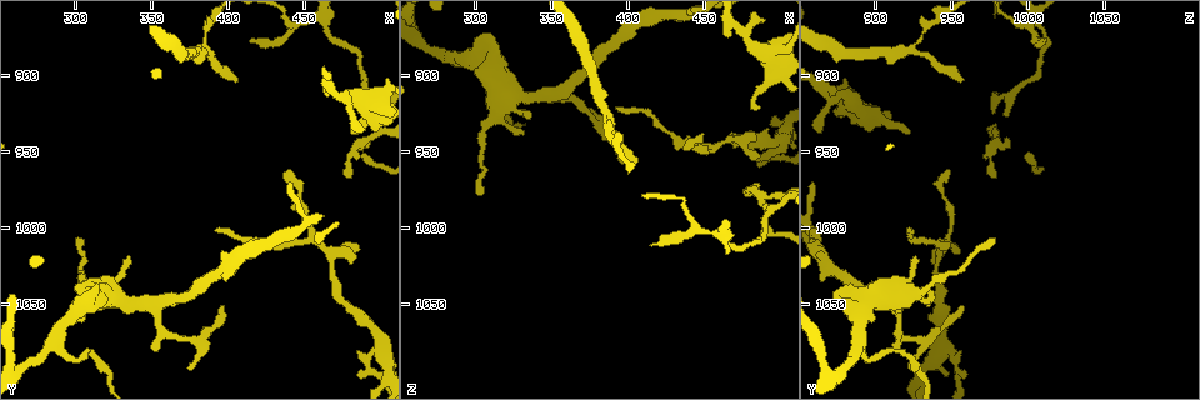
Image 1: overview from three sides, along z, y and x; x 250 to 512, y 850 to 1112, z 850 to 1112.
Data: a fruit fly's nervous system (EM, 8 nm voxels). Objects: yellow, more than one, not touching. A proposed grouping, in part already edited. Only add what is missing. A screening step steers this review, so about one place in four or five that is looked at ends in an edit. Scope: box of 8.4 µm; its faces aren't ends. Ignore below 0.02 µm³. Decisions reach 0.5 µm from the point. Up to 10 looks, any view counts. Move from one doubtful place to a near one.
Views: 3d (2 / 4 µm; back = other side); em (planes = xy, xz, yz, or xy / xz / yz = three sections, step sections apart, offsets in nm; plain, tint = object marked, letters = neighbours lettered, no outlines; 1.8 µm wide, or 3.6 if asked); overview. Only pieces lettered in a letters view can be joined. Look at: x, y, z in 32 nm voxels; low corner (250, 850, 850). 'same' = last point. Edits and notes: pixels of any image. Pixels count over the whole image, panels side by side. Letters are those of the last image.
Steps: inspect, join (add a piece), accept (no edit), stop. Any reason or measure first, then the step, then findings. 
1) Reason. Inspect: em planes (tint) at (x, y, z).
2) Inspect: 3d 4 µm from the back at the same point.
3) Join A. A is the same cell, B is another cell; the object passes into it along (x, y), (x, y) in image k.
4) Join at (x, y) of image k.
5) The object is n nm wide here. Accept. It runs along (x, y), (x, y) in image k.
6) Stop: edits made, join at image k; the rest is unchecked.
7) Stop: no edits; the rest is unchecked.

Calibre changes. Inspect: 3d 2 µm at (308, 1050, 880).

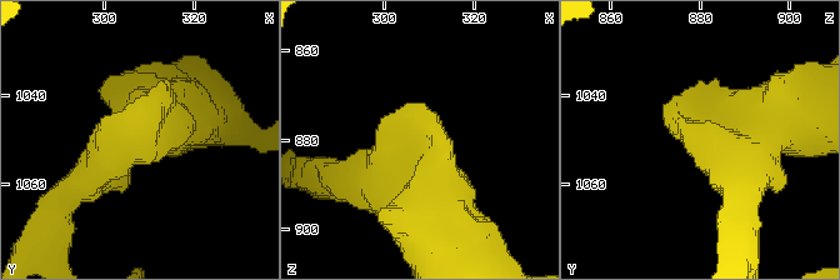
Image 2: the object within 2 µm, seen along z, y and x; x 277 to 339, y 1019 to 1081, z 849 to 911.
Need the tissue. Inspect: em xz step 8 (tint) at (308, 1050, 880).

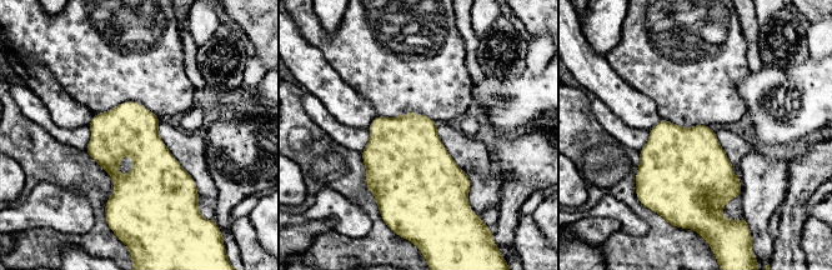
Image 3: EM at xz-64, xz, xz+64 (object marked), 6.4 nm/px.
Another direction. Inspect: em planes (letters) at the same point.

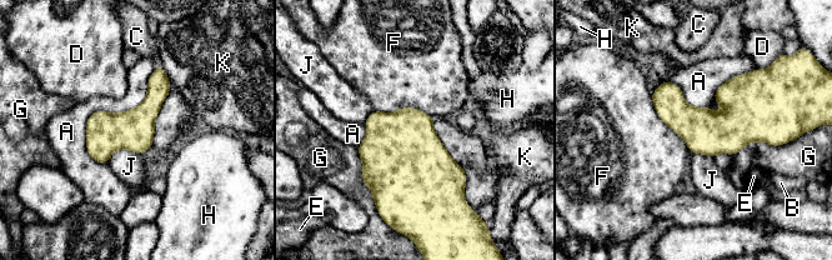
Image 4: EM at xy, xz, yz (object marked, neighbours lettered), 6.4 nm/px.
The longest contact is with A, 750 nm. Accept. A, B, C, D, E, F, G, H, J and K are other cells; no lettered piece goes on from it.

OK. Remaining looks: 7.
An open end. Inspect: em planes (letters) at (408, 904, 954).

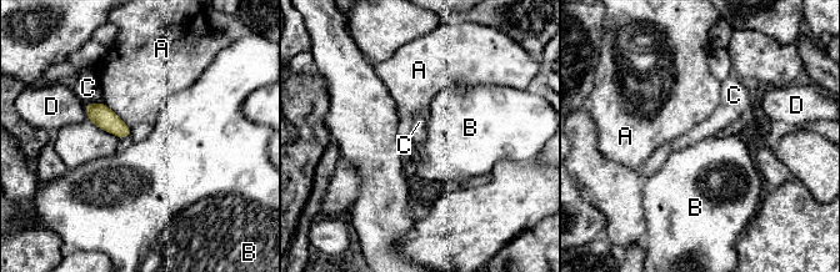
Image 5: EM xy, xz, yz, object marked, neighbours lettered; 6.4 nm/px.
Accept. A, B, C and D are other cells; a border runs along (103, 100), (84, 104) in image 5; no lettered piece goes on from it.

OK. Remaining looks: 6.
Free end. Inspect: 3d 2 µm at (490, 924, 986).

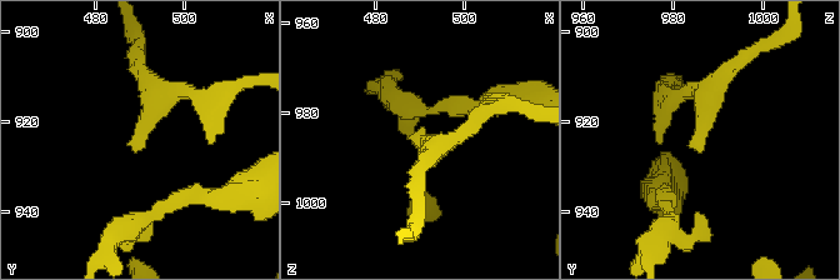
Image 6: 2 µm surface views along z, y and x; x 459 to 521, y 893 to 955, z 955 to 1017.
Inspect: em 3.6 µm planes (letters) at (487, 925, 986).

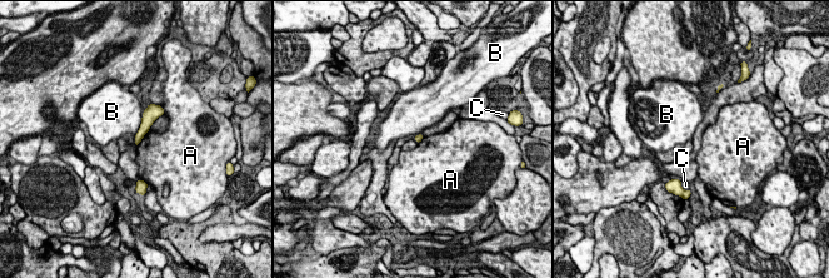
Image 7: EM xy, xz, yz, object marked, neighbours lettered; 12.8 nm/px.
Accept. A, B and C are other cells; a border runs along (144, 109), (140, 127), (134, 135) in image 7; no lettered piece goes on from it.

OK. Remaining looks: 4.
Free end. Inspect: em xz step 16 (letters) at (414, 878, 1010).

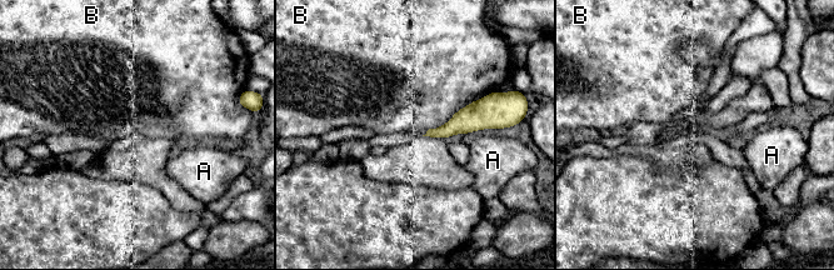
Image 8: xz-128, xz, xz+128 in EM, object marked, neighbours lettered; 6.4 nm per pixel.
Accept. A and B are other cells; a border runs along (493, 91), (428, 130) in image 8; no lettered piece goes on from it.

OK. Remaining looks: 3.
Stop: no edits; the rest is unchecked.

